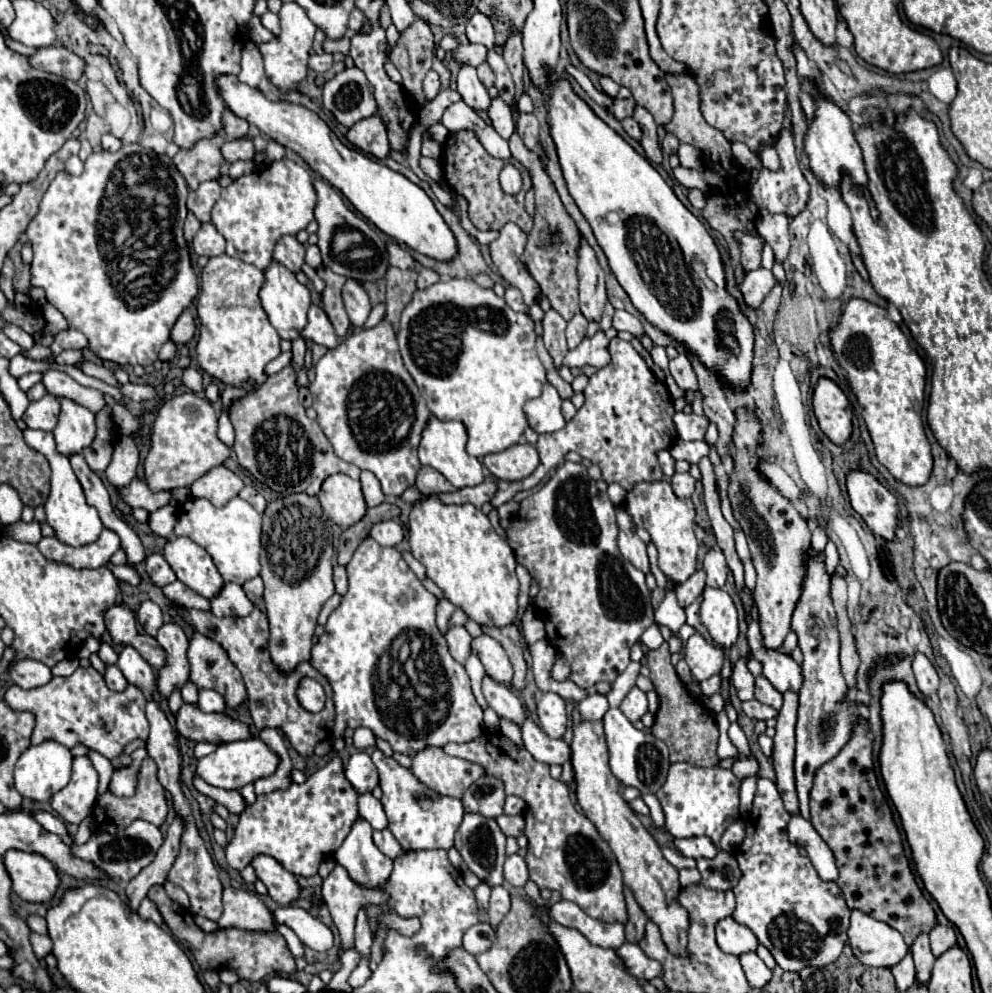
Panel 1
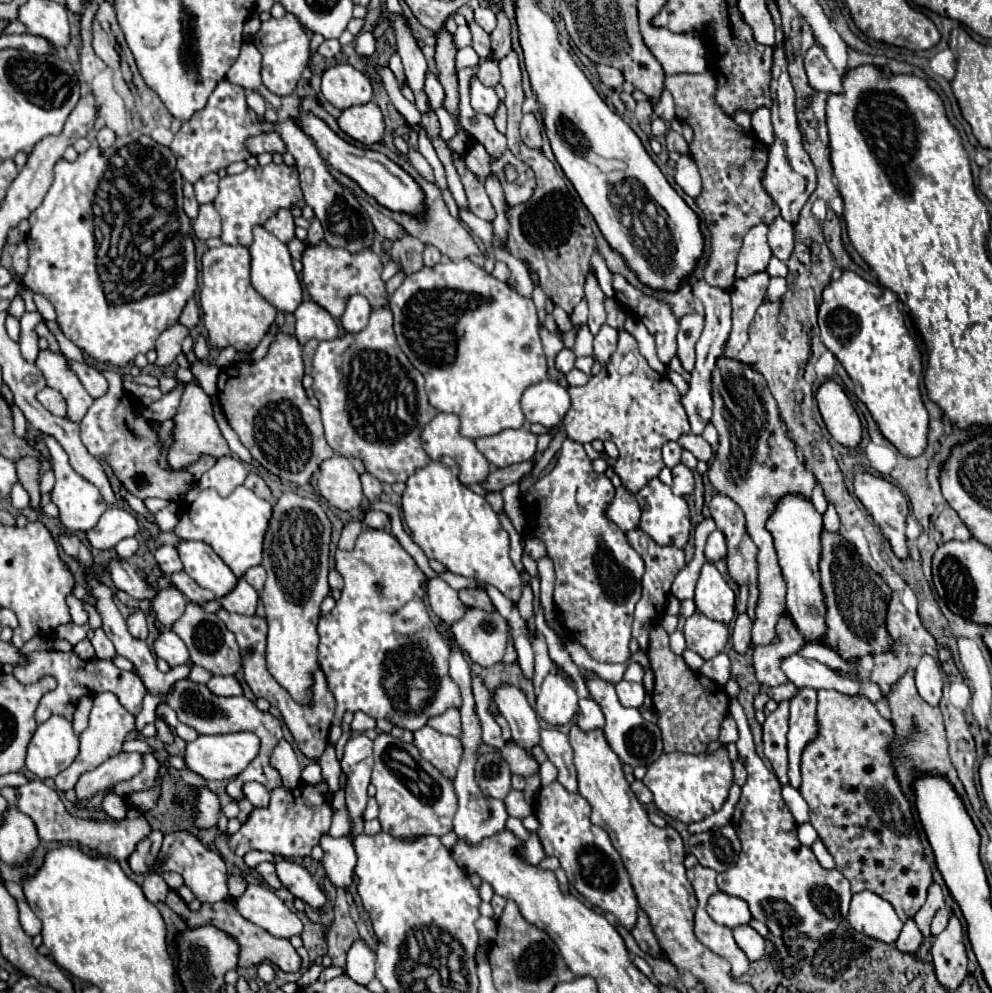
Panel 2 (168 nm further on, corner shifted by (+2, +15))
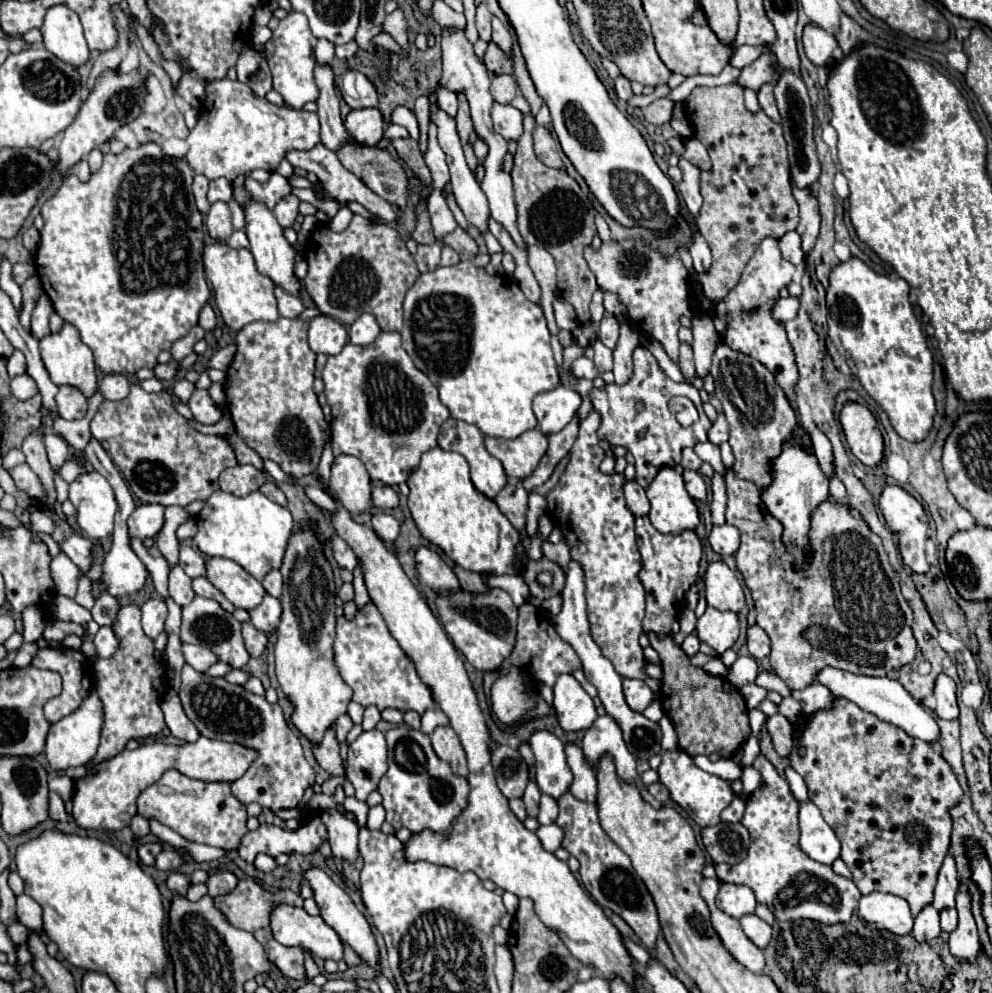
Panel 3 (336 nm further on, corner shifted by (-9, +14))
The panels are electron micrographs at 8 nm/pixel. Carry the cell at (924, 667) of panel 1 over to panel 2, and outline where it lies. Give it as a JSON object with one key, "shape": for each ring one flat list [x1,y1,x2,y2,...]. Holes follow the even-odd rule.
{"shape":[[924,654,916,666,916,688,918,688,920,696,928,704,938,706,938,702,942,698,942,686,944,686,944,680,942,680,938,662,932,656]]}

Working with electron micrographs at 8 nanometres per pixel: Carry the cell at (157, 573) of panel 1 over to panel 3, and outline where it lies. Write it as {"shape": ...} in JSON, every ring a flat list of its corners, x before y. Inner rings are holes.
{"shape":[[189,545,181,547,181,553,179,553,179,565,183,565,185,573,189,577,199,577,199,575,205,575,205,565,203,565,203,557]]}

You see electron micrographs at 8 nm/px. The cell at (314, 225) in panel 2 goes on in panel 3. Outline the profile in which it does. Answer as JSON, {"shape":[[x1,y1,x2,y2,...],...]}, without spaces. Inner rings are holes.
{"shape":[[343,207,343,209,341,209,341,211,331,219,329,229,331,229,331,231,343,231,343,229,347,229,351,217,353,217,353,213,351,213,347,207]]}

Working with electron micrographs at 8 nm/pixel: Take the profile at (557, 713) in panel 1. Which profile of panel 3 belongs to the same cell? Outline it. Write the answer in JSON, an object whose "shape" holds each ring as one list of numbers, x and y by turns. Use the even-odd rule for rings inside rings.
{"shape":[[561,675,553,687,553,693,553,709,559,725,565,731,589,729,593,725,593,721,597,719,593,699,573,675]]}

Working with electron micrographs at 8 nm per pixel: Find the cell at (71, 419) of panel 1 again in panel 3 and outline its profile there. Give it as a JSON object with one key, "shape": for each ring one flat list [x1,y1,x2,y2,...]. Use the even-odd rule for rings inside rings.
{"shape":[[65,323,65,327,59,333,49,335,43,341,39,341,39,349,41,349,41,359,45,363,45,369,49,371,49,377,53,383,71,385,71,387,79,389,85,395,85,399,91,399,95,395,95,391,97,391,97,367,93,361,93,353,81,341,81,337,73,325]]}

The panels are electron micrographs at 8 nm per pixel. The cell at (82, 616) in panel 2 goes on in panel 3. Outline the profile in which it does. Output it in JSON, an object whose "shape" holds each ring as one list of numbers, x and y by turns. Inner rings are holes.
{"shape":[[65,553,53,557,53,561,51,561,51,577,55,581,57,593,74,598,78,589,78,575,79,567]]}

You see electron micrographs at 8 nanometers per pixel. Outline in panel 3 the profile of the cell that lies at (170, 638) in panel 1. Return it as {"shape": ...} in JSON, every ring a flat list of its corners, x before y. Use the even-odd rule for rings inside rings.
{"shape":[[175,565,169,573,169,595,179,607,187,607,195,597,191,589,191,577,185,575,181,565]]}

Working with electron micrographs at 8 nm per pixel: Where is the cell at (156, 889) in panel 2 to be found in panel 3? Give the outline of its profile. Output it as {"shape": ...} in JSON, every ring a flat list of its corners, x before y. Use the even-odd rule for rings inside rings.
{"shape":[[171,873,167,877,167,887,177,893,177,895,185,895,187,889,189,889,191,881,189,881,189,875,183,875,183,873]]}

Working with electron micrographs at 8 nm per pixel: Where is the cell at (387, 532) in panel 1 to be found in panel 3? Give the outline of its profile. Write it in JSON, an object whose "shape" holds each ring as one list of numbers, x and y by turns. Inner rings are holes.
{"shape":[[389,513,373,515,373,529,385,543,393,543,397,539,397,535,399,535,399,523]]}

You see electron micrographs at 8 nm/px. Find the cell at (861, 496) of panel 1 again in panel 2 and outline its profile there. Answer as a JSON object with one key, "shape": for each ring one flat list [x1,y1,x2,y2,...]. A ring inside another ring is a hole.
{"shape":[[856,474,854,480,854,494,858,496,858,500,864,504,864,508,868,510,868,514,874,518,874,524,882,530,884,538,888,538,894,554,900,560,908,558,908,546,906,546,906,516,908,516,908,500,904,498,904,494,900,492,900,488,892,482,888,482,886,478,880,476,872,476,872,474]]}

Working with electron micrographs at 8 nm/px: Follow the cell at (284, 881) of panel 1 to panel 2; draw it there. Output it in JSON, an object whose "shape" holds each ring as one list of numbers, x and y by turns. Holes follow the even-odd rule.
{"shape":[[282,860,282,862,276,862,276,872,278,872,278,878,282,880,282,884,296,898,304,900,316,912,324,912,328,896,320,890,320,886,314,880,314,876,302,864,296,864,296,862,290,862,290,860]]}

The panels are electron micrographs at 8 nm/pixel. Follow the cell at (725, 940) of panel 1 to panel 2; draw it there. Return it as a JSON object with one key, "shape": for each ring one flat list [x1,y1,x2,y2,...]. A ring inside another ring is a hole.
{"shape":[[716,892,710,896,706,906,710,918,722,926,736,928,750,922,752,914,748,910,748,904,736,896,728,896,724,892]]}

